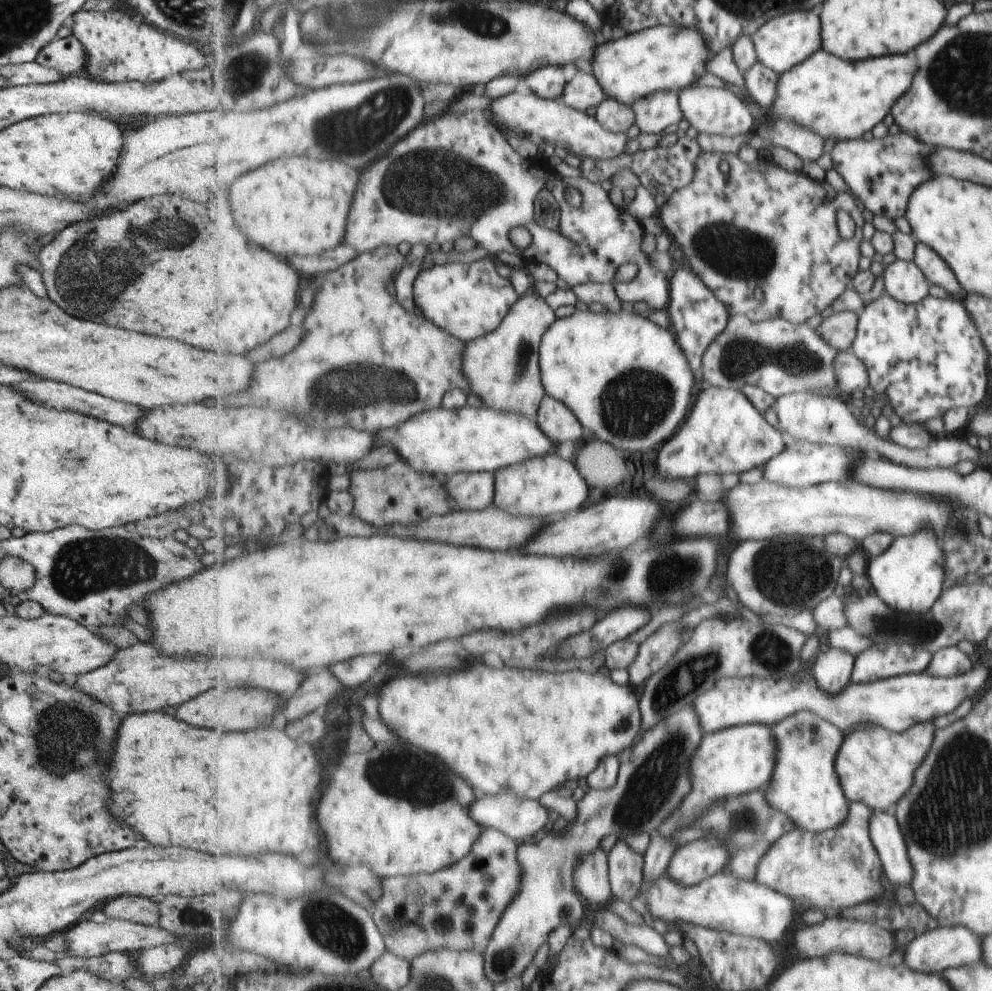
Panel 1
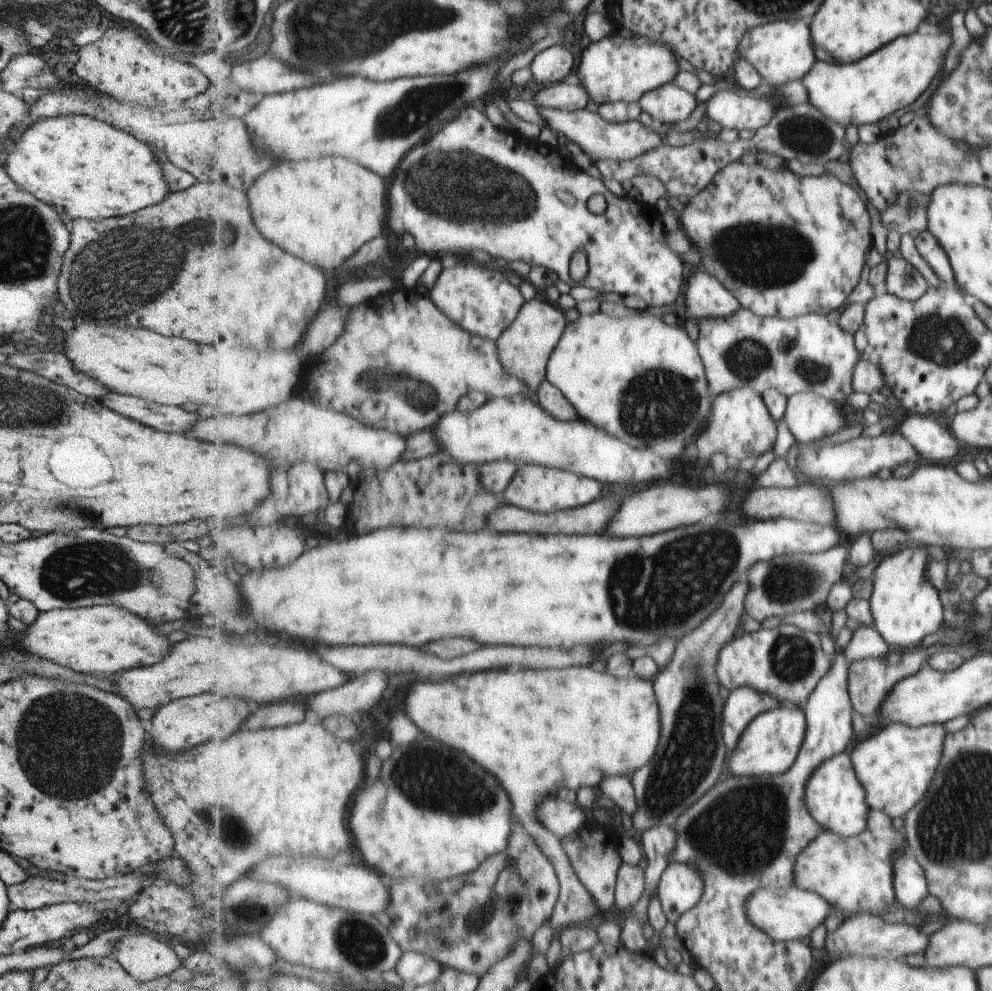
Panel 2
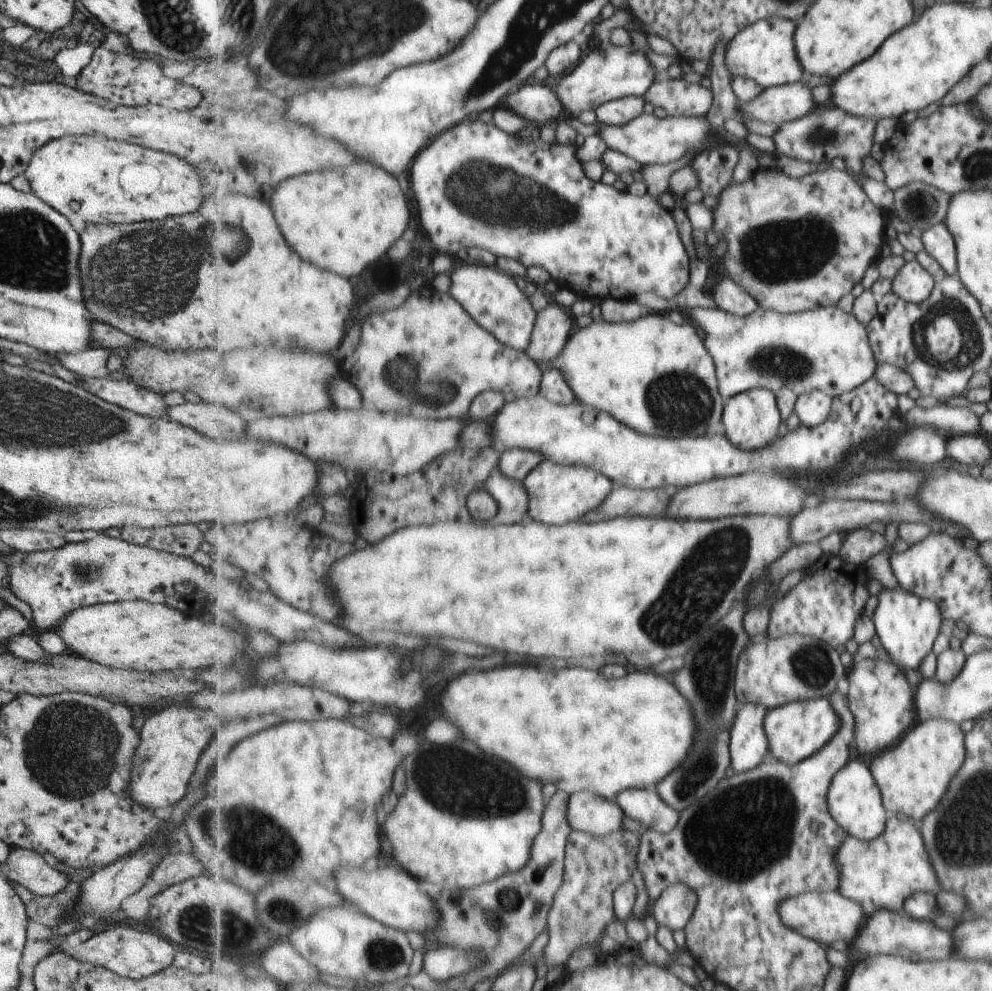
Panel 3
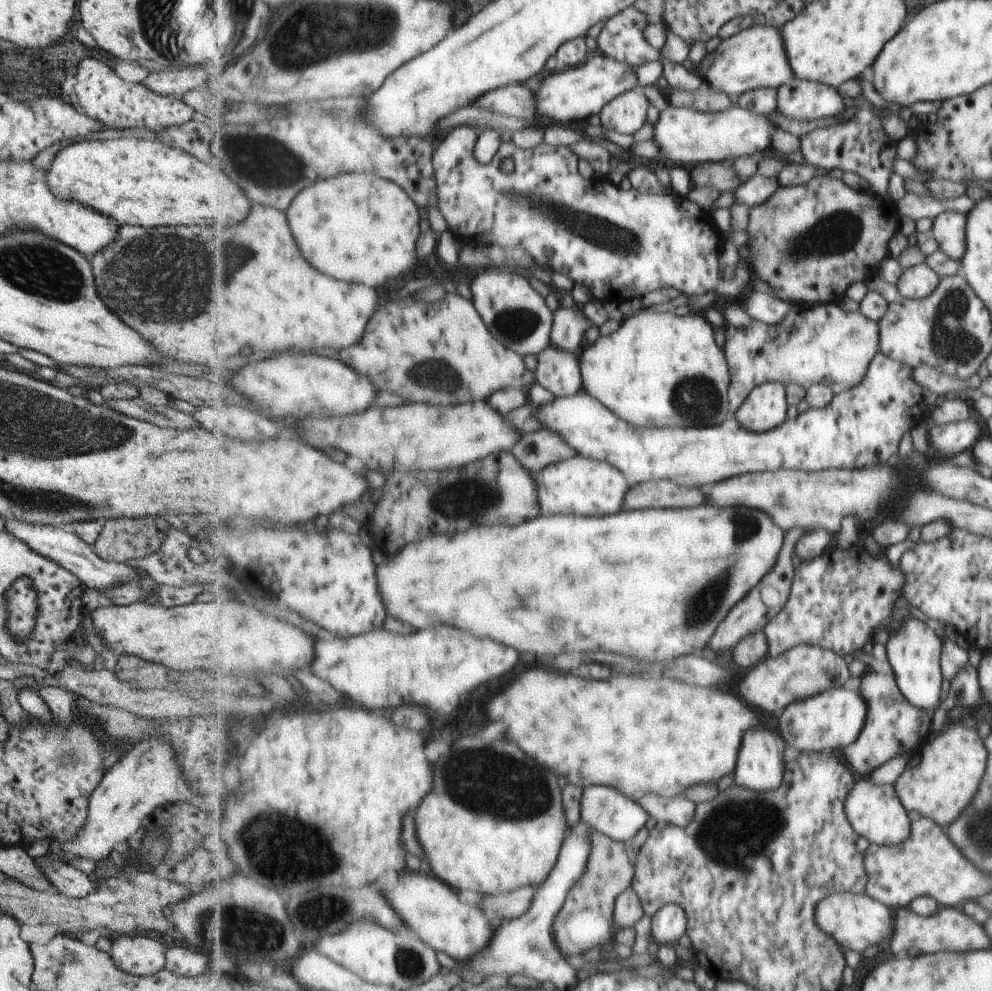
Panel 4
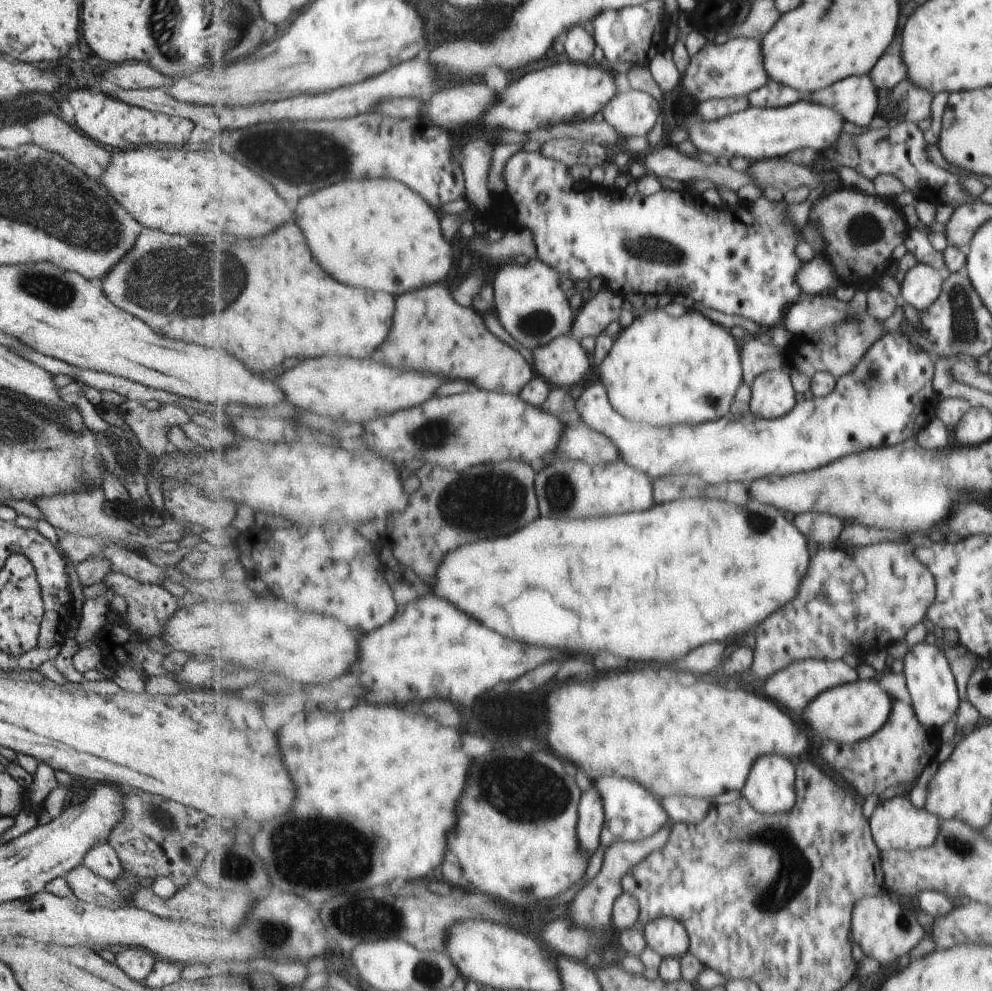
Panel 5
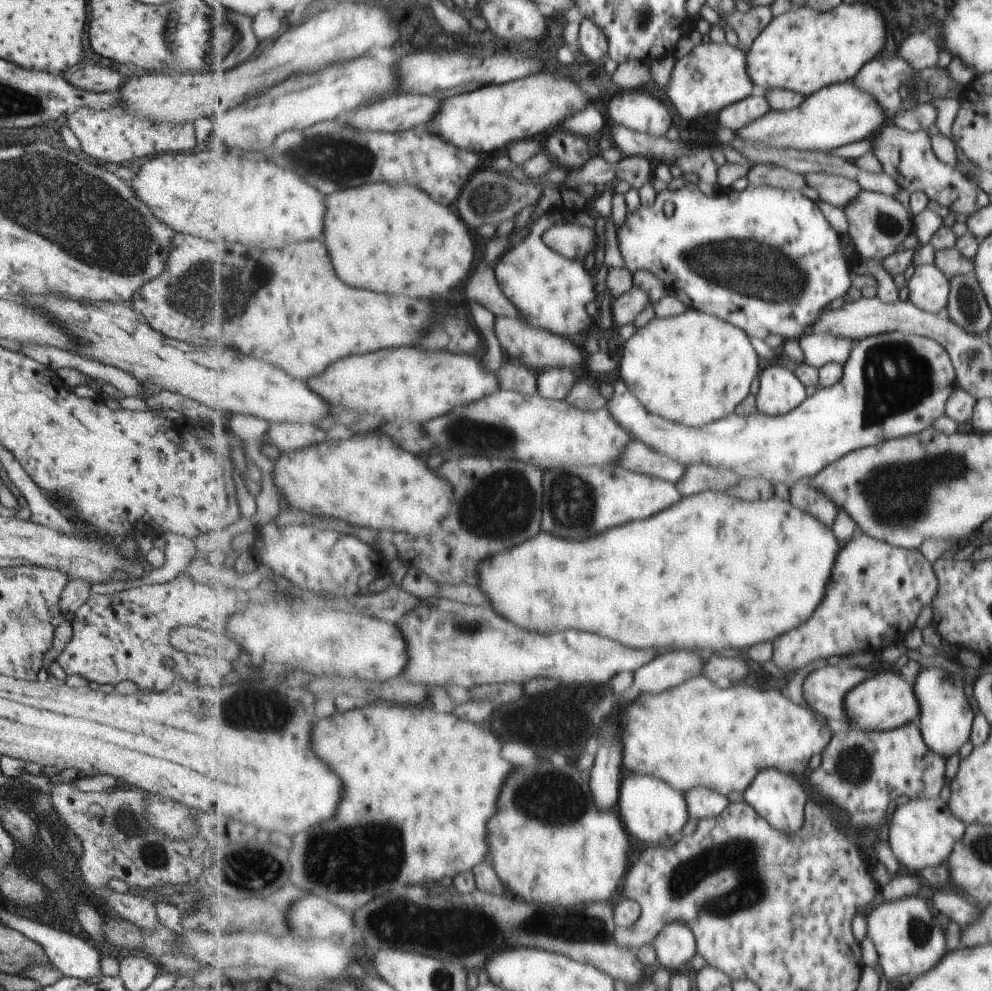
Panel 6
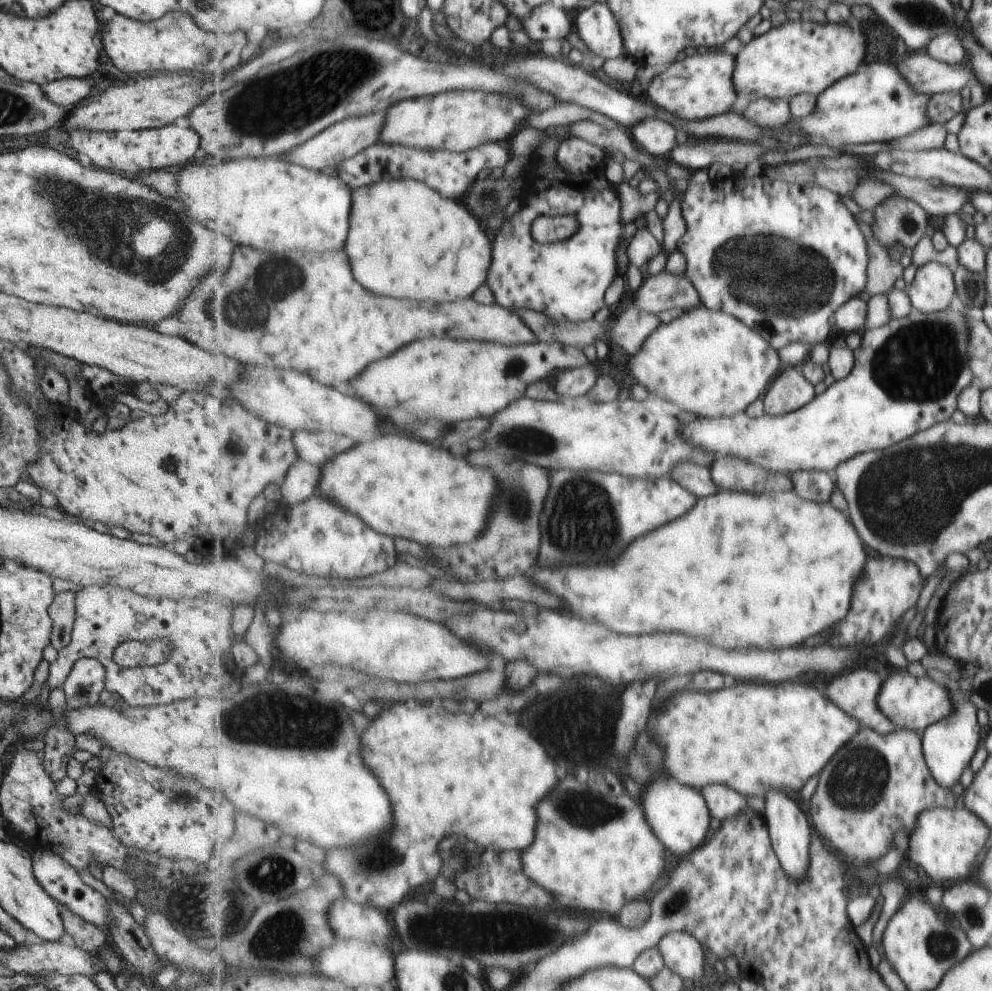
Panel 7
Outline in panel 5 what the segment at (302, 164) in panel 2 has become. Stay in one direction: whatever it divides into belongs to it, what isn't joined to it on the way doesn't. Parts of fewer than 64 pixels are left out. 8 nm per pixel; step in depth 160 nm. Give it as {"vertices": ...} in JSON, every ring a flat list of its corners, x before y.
{"vertices":[[345,180,300,198,295,210,313,256,339,282,403,294,435,284,453,270,453,246,441,234,439,214,403,182]]}

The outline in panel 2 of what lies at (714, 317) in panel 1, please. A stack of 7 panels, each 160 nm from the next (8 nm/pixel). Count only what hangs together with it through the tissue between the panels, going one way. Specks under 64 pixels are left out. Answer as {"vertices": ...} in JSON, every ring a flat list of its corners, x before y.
{"vertices":[[697,270,689,282,687,292,681,300,681,316,687,336,697,342,700,337,700,323,708,317,728,317,742,306,732,292,729,292,717,278,703,270]]}

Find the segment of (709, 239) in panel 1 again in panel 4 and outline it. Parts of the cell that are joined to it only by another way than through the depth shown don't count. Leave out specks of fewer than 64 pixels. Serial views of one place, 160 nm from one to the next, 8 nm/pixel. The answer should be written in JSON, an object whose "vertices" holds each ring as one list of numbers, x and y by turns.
{"vertices":[[820,171,807,184,779,185,764,203,749,208,746,245,750,248,747,260,752,274,767,282,777,298,793,306,801,306,798,304,801,302,810,306,837,302,853,282,866,283,879,276,877,264,885,256,887,242,897,230,891,205,883,204,883,200,876,198,869,190,849,188,838,173]]}

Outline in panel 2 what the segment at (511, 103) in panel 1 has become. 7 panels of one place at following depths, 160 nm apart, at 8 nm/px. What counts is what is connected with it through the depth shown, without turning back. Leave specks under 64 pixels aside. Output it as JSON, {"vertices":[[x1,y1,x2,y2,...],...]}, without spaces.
{"vertices":[[537,104,534,105,535,108,538,109,540,116,544,119,546,127,551,130,553,134,555,132,557,135,564,136,569,142,577,144,583,150,583,152,587,153,591,158,593,158,594,162,597,162,601,159,616,161,634,159,638,156,641,156,642,154,645,154,645,151,656,149,659,145,665,143,665,138,663,138,662,135,653,130,651,127,647,128,647,126,643,126,643,124,641,124,639,121,614,123,609,122,606,118,603,118,599,112,593,113,586,109,566,111,551,107,539,107]]}

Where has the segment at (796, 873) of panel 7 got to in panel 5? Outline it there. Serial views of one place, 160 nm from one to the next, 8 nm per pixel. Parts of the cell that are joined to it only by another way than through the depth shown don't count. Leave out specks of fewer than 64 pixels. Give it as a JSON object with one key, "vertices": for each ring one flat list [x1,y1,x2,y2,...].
{"vertices":[[785,755,761,756,741,790,759,812,789,812,796,805,796,764]]}

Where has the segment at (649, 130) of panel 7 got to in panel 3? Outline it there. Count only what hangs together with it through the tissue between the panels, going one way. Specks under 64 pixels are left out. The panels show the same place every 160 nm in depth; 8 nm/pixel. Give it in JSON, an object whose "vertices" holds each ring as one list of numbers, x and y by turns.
{"vertices":[[623,97,606,102,595,111,597,120,608,125,623,126,645,112,644,97]]}

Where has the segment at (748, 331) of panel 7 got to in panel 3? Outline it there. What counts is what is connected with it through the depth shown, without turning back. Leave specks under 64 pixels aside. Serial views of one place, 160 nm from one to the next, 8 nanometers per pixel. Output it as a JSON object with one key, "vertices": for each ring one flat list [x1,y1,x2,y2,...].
{"vertices":[[649,315,634,321,622,323,605,322,602,319,601,322,591,322,586,327,576,328,573,330,571,338,567,341,563,352,556,359,553,359,553,362,541,364,541,370,545,370,545,373,552,369,558,369,564,375,571,390,576,395,577,402,591,405,594,409,606,412,619,420,621,424,637,432,643,432,643,434,669,438,669,430,671,430,671,436,687,436,687,434,689,436,703,436,703,434,707,434,707,430,711,426,717,426,721,422,721,414,724,413,723,408,725,408,726,400,720,393,716,362,713,360,712,354,708,351,708,347,705,346,704,338,699,336,699,332,697,332,695,326,691,326,691,324,675,324,675,322,669,320,667,315]]}

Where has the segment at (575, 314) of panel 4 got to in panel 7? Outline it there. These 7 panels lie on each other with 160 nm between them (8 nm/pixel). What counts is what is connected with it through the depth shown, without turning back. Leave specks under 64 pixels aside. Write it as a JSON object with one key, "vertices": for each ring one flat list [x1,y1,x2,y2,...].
{"vertices":[[666,270,647,277,639,292,633,295,633,304,642,311,659,314,671,308,691,311,701,307,700,294,685,274,669,274]]}

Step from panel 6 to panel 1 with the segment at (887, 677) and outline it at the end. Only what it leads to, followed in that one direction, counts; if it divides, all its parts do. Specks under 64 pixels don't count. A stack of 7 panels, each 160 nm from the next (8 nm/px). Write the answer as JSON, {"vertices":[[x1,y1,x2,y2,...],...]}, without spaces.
{"vertices":[[754,724,729,727,716,733,704,734,691,760,692,789,679,804,678,809,666,818,656,835,650,836,645,852,644,878,656,881,667,872,679,850,674,837,677,831,693,827,716,803,727,798,740,797,761,790,770,784,775,768,776,739,772,726]]}

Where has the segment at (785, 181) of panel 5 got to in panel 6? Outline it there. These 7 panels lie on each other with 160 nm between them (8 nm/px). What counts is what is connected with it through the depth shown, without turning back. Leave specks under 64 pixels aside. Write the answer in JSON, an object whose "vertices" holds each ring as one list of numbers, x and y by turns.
{"vertices":[[825,172,809,173,805,175,805,180,809,187,816,190,822,200,839,209,844,209,851,204,851,200,857,200,861,196,861,184,844,178,843,176,834,176]]}

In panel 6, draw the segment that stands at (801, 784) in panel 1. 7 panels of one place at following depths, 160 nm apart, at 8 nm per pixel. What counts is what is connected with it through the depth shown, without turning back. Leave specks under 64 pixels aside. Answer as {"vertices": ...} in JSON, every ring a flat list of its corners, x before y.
{"vertices":[[913,799,897,806,889,820,887,843,899,864,908,872,918,872,924,867,945,864,953,852,956,841,965,834,968,826,952,814,945,802,937,799]]}

